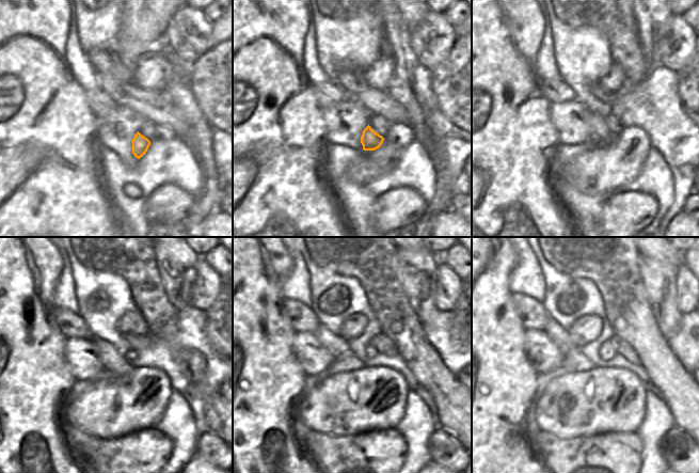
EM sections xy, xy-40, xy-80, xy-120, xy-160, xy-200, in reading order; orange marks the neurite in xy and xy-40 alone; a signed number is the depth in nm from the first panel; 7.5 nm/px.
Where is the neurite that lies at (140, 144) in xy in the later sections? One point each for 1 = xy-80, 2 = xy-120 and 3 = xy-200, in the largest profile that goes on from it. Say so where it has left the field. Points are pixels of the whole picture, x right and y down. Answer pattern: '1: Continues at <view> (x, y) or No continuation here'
1: Continues at xy-80 (602, 136)
2: Continues at xy-120 (117, 366)
3: Continues at xy-200 (559, 335).

